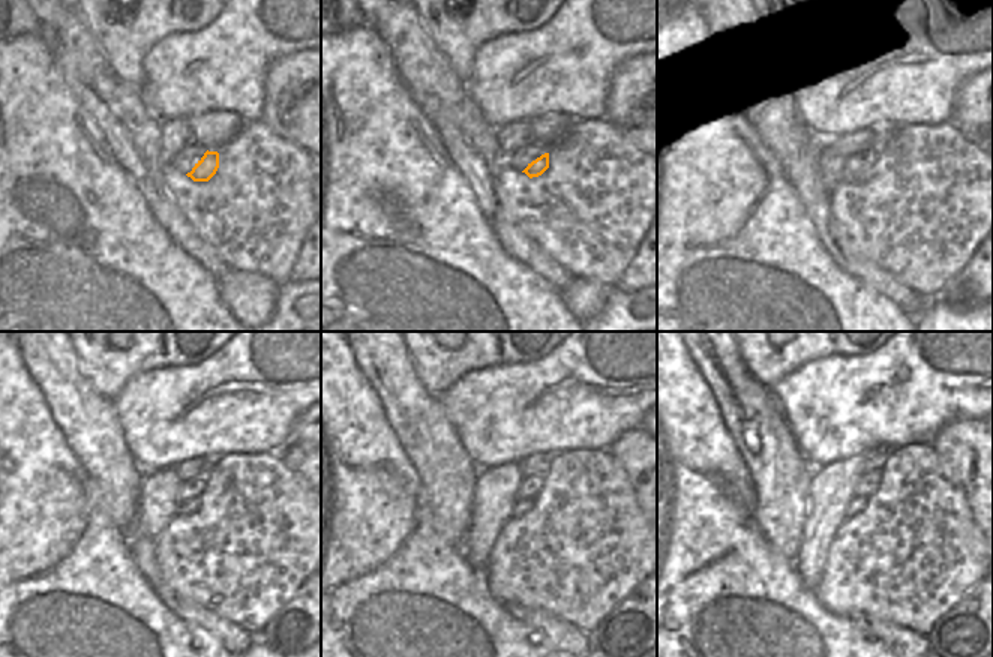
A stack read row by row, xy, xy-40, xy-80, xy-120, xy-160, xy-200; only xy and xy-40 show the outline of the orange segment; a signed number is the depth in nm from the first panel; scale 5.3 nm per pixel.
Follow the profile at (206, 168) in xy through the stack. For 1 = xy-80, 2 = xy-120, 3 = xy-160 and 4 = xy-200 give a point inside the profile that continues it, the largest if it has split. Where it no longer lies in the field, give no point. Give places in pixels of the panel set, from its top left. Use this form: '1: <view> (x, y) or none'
1: xy-80 (866, 174)
2: xy-120 (189, 507)
3: xy-160 (522, 506)
4: xy-200 (857, 504)

